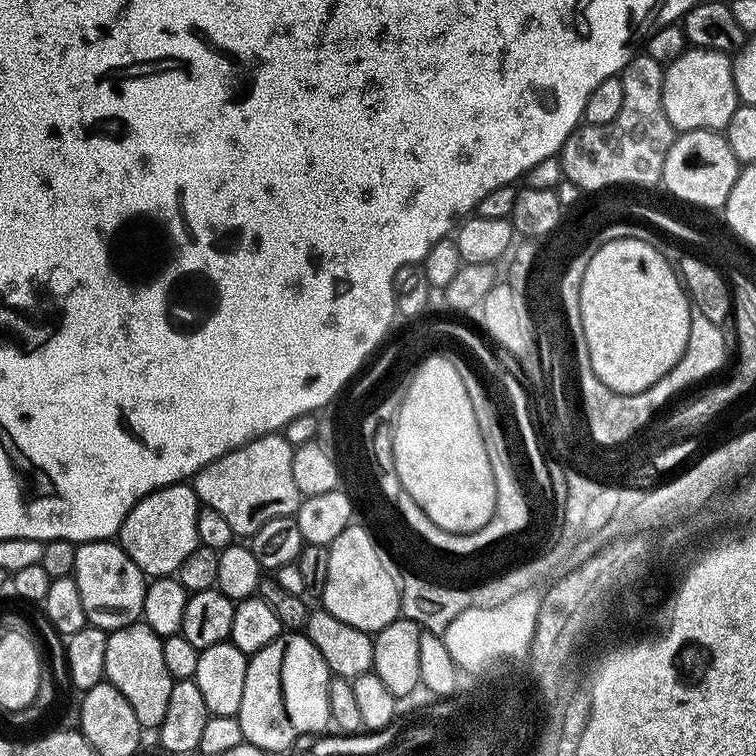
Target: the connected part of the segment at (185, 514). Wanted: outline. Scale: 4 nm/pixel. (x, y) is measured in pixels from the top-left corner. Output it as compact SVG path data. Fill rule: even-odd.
M181 482L156 488L149 496L138 501L120 523L120 549L131 558L134 566L144 572L145 577L173 575L178 566L182 566L182 561L200 544L198 514L201 507L191 483Z

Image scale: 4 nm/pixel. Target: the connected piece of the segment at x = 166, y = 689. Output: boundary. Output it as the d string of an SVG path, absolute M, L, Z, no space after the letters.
M127 624L108 633L104 680L113 684L122 698L130 702L141 729L159 729L162 718L166 718L166 701L170 698L174 681L170 670L166 670L166 661L162 659L162 637L154 634L148 624Z

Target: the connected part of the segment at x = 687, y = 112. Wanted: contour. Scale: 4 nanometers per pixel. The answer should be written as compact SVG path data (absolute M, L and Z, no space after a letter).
M689 47L681 56L674 58L674 62L670 62L664 69L662 106L666 106L666 118L670 118L672 127L677 133L706 130L707 128L727 129L730 118L738 106L729 53Z

